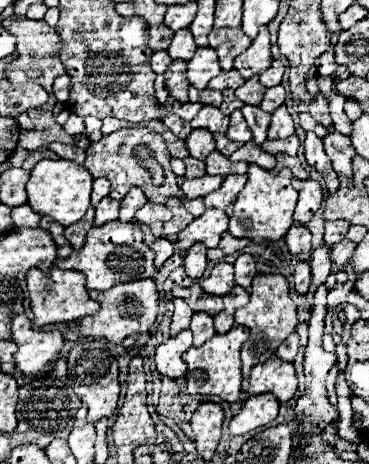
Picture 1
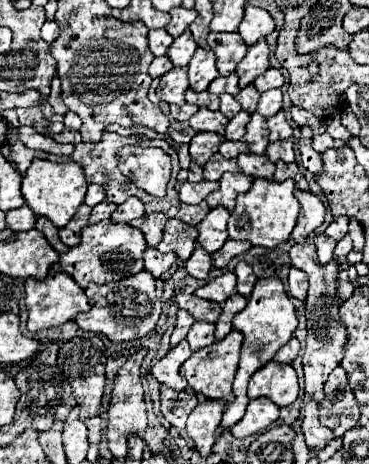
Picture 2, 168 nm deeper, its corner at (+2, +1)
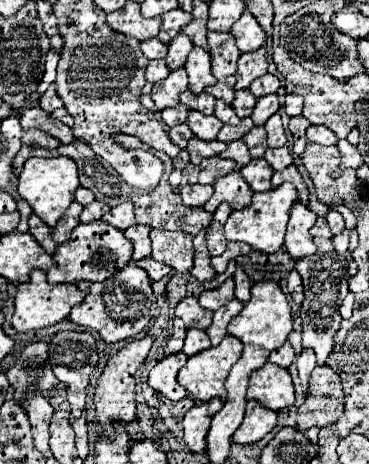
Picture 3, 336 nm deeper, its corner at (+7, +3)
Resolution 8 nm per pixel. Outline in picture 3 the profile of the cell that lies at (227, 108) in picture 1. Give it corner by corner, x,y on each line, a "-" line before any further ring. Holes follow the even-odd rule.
217,100
217,104
215,104
215,116
217,116
223,124
237,124
237,122
239,122
233,106
229,106
229,104
221,102
221,100

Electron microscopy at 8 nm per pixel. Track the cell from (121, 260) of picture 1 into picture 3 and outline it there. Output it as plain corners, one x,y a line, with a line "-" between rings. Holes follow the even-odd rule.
95,220
89,224
79,224
71,238
53,252
53,260
57,262
55,268
47,270
47,280
51,284
79,284
81,280
91,280
91,282
103,282
117,274
121,268
125,268
131,260
133,254
133,242
125,238
123,230
111,226
105,220

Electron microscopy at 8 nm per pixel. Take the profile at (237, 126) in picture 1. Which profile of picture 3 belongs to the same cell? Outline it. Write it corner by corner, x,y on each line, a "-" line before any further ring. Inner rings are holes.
243,118
237,126
231,126
231,124
225,124
221,128
221,132
217,134
217,140
223,140
223,142
231,142
231,140
237,140
237,138
243,138
249,130
253,128
253,120
251,118

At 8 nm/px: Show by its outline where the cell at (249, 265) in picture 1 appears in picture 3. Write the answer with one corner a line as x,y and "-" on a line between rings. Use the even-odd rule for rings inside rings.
239,266
235,270
235,276
233,278
235,278
235,298
241,300
241,302
247,302
249,300
249,290
253,286
253,280

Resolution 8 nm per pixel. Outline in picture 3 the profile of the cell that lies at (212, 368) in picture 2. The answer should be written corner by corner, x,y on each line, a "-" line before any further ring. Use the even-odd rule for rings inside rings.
227,334
219,346
211,346
187,360
187,364
179,370
177,382
197,400
207,402
211,398
225,400
225,378
241,356
243,344
235,336

